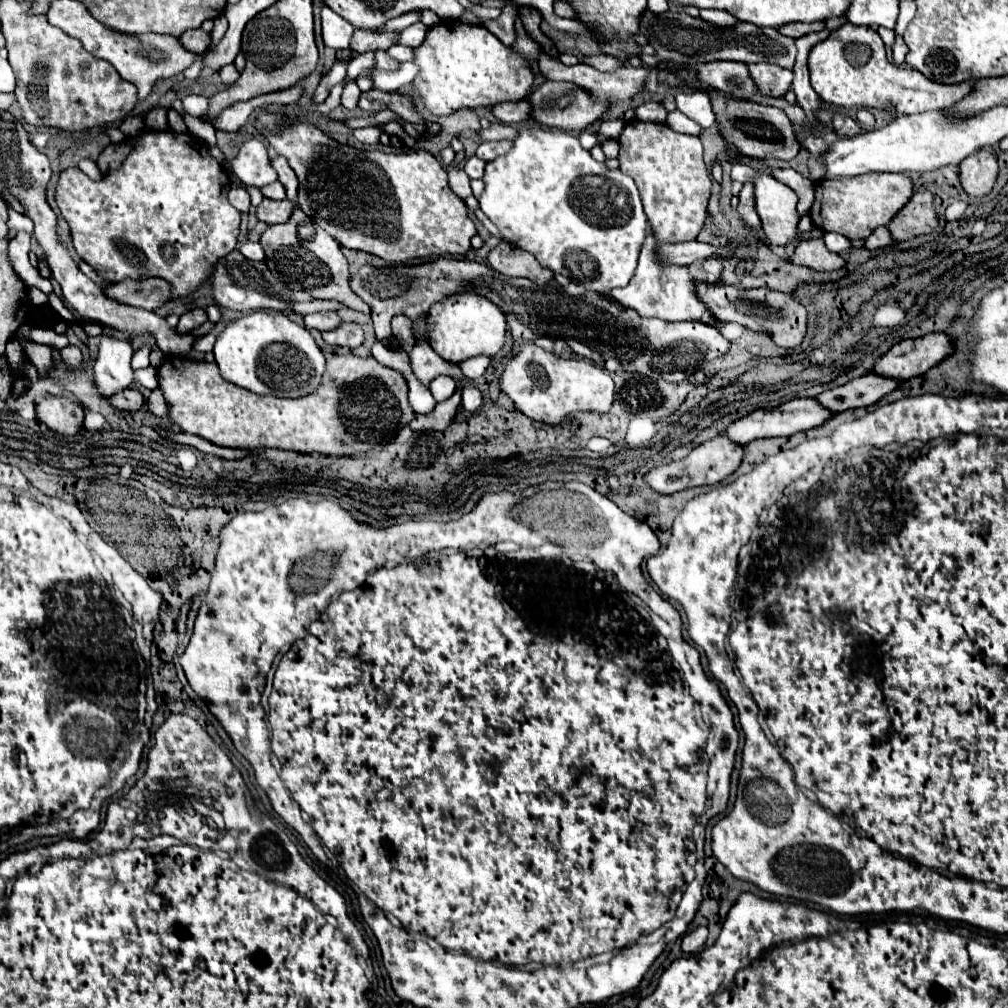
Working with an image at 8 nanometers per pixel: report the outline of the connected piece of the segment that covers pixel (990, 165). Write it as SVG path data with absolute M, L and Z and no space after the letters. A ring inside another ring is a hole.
M977 150L959 164L959 180L969 196L985 196L997 180L997 158L989 150Z

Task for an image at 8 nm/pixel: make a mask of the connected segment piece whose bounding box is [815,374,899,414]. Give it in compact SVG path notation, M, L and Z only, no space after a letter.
M865 374L865 376L849 380L843 386L821 392L815 400L827 410L831 410L833 414L837 414L849 408L871 406L879 402L883 396L887 396L889 392L893 392L897 386L899 386L897 380L883 378L877 374Z

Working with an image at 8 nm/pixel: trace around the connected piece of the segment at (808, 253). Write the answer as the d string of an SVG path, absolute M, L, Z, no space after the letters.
M805 240L799 242L793 256L789 258L793 264L803 264L813 270L837 270L845 264L845 260L839 254L833 254L825 248L823 240Z

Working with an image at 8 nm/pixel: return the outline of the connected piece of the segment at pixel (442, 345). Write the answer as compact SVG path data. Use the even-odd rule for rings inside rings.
M477 294L451 296L441 304L433 304L427 318L431 322L429 344L447 362L459 364L473 356L495 356L503 348L507 332L505 316L493 302L489 302L483 296Z

